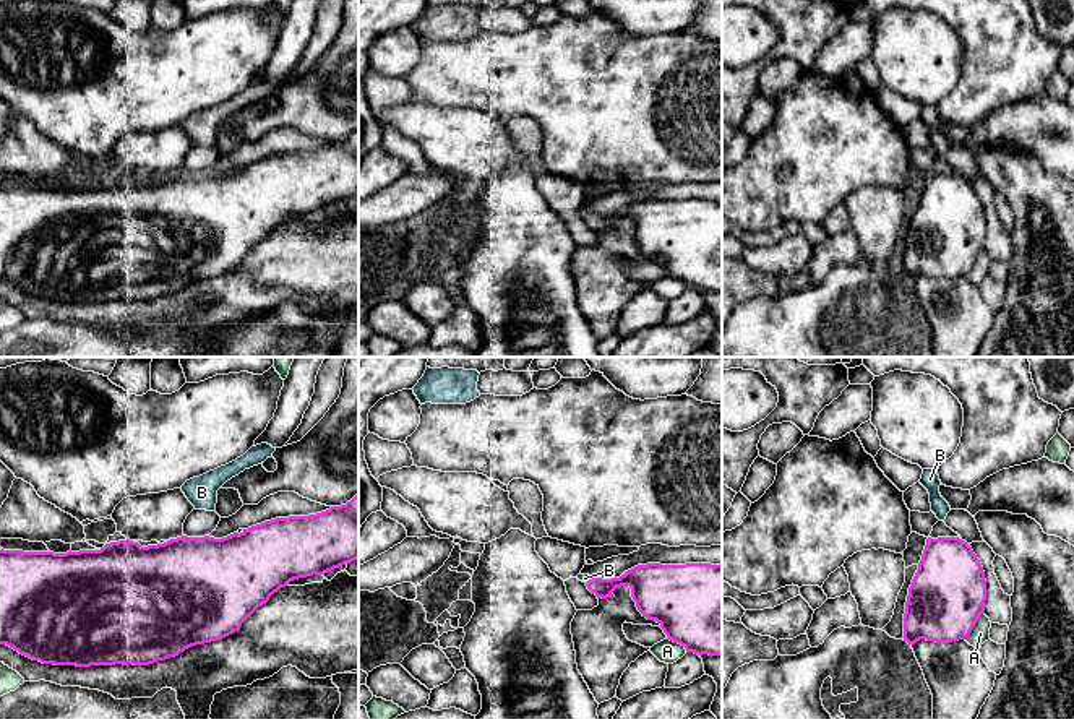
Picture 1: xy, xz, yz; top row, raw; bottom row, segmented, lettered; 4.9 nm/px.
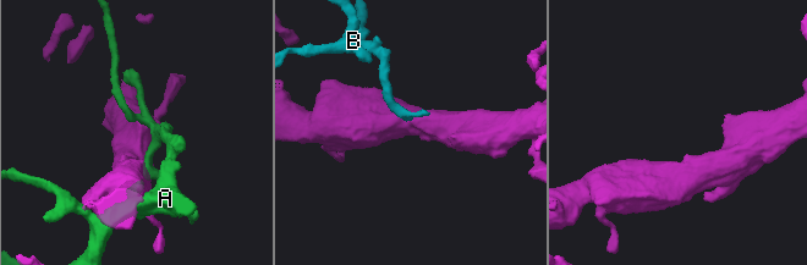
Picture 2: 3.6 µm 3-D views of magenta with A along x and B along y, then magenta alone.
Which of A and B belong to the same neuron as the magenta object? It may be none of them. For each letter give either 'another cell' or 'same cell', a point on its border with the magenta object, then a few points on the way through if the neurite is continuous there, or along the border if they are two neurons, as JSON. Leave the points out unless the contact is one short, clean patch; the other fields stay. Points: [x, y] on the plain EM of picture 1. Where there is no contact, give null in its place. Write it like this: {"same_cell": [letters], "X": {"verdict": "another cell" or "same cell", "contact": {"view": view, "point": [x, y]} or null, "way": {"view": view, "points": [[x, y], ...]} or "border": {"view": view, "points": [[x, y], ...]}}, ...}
{"same_cell": ["B"], "A": {"verdict": "another cell", "contact": {"view": "yz", "point": [974, 262]}}, "B": {"verdict": "same cell", "contact": {"view": "xz", "point": [589, 216]}, "way": {"view": "xz", "points": [[640, 215], [612, 221], [589, 216], [584, 215]]}}}

